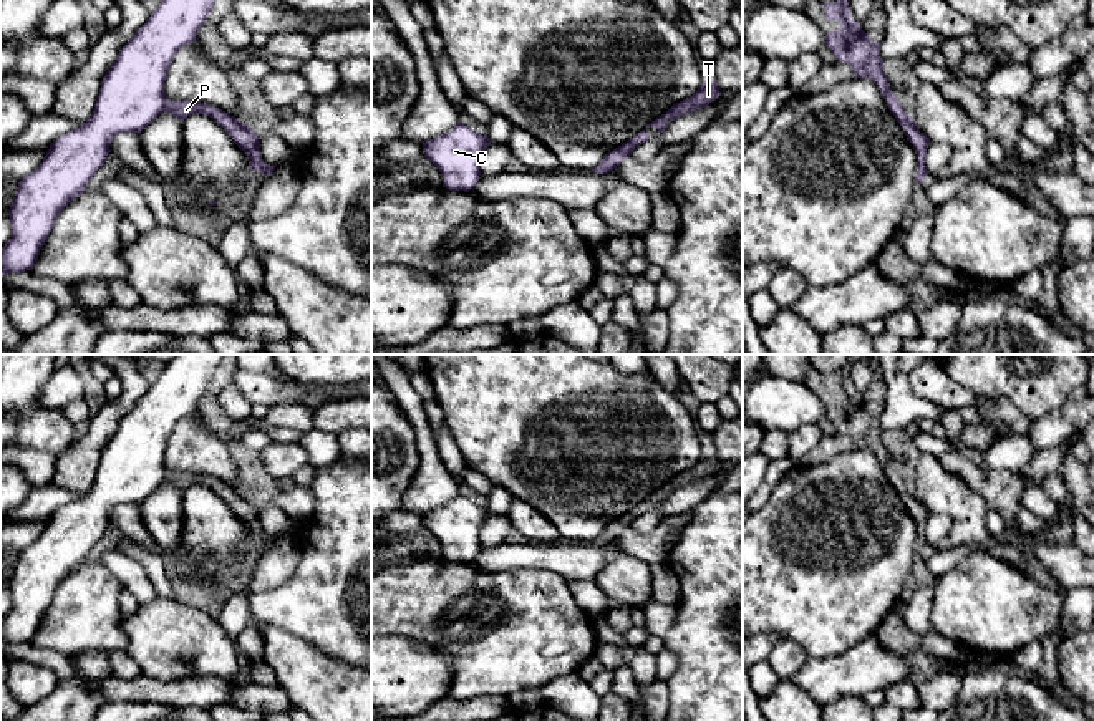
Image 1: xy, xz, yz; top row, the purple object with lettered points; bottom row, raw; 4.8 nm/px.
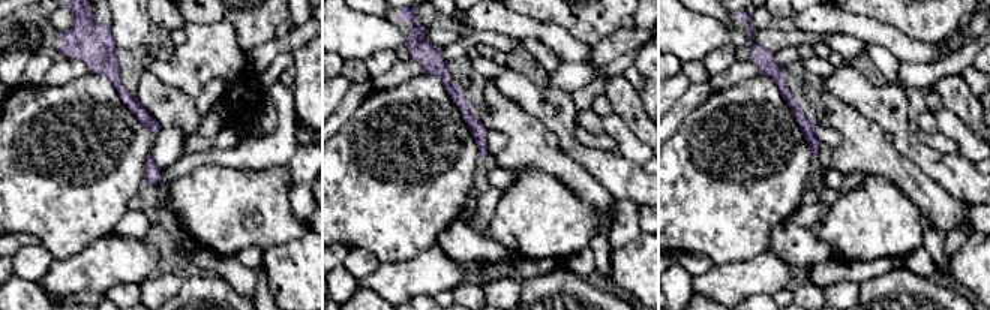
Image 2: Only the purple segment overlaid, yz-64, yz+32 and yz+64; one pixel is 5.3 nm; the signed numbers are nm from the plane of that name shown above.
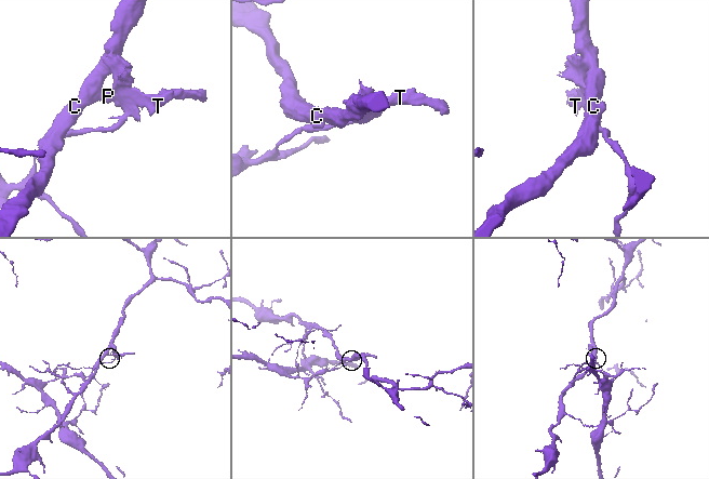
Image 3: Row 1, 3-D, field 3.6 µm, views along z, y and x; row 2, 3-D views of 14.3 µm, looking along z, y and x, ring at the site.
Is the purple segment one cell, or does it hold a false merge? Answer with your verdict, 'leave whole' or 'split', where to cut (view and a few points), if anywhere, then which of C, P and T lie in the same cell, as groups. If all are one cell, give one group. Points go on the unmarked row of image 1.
split; cut xy (237, 493), (234, 506), (242, 514), (246, 524); groups C T / P

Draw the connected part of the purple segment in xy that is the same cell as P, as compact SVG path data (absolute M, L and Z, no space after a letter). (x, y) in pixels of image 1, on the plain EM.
M167 472L164 484L174 486L179 492L184 492L191 486L204 486L212 489L219 497L225 501L225 504L234 511L234 514L247 524L244 514L235 507L234 501L237 497L237 489L230 487L229 484L207 477L206 474L197 472Z

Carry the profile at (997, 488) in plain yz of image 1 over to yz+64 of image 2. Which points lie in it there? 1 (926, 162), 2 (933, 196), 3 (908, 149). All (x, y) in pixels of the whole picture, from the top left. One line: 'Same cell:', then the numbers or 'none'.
Same cell: 1, 3

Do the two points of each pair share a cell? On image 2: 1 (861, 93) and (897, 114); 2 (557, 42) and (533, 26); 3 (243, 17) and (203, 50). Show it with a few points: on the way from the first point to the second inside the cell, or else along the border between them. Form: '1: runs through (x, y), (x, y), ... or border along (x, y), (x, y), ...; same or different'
1: runs through (870, 101), (882, 104), (888, 110); same
2: runs through (551, 36), (539, 30); same
3: border along (198, 23), (228, 23), (239, 45), (246, 51); different

